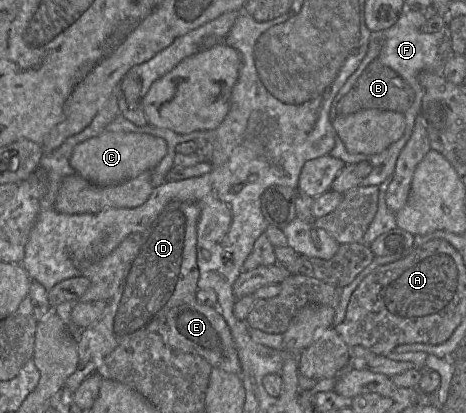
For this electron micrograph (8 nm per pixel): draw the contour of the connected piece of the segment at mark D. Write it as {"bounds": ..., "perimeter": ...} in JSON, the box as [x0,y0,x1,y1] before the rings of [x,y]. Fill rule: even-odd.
{"bounds":[62,201,199,395],"perimeter":[[[172,201],[166,205],[149,228],[142,233],[142,245],[135,260],[125,272],[124,278],[108,302],[101,319],[78,336],[78,365],[66,380],[62,393],[72,395],[81,383],[98,368],[126,337],[144,330],[148,324],[170,308],[195,298],[198,290],[197,224],[199,207],[191,202]]]}

